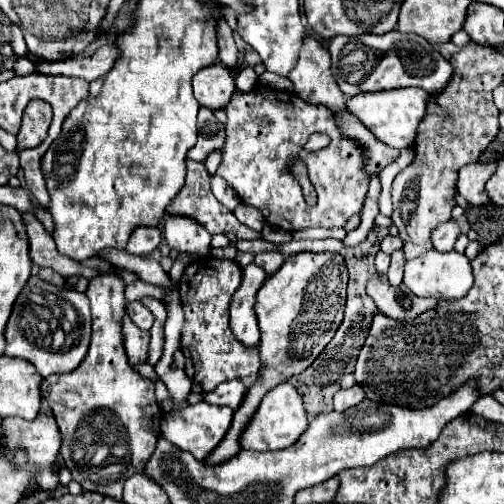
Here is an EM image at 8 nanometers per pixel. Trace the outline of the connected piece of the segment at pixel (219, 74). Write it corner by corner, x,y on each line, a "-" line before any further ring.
213,63
197,71
197,75
193,77
193,91
199,105
211,111
225,109
235,91
235,79
225,65

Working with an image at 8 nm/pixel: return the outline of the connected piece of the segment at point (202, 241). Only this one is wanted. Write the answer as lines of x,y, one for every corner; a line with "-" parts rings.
167,215
163,237
171,247
193,255
193,259
211,253
211,233
201,223
195,223
195,219
187,219
185,215

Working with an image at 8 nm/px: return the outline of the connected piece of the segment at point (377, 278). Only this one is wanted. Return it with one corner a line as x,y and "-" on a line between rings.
375,273
367,281
367,295
375,301
377,309
393,319
415,319
419,313
437,305
437,299
421,299
411,295
407,287
391,287
385,273

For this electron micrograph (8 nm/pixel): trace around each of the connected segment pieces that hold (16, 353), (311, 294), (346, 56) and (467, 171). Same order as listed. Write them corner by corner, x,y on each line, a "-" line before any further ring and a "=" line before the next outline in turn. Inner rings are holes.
31,277
19,293
13,305
13,313
7,321
5,355
31,361
41,377
73,371
75,367
79,367
89,347
89,317
91,309
85,293
79,293
75,289
59,289
39,277
=
295,253
287,255
285,263
275,275
269,275
263,287
257,291
257,319
261,327
261,371
257,383
253,383
241,403
241,407
233,415
233,423
223,437
223,443
205,459
205,463
217,465
231,455
239,453
239,435
255,413
255,407
263,399
263,395
275,385
299,375
307,369
315,357
325,349
325,345
333,339
337,327
343,319
345,309
345,289
347,289
347,267
345,259
339,253
=
397,29
385,35
363,33
359,37
333,37
329,53
333,59
333,77
347,97
363,91
383,91
393,87
419,87
427,93
437,93
447,85
453,71
451,63
423,37
413,33
405,35
-
389,49
395,49
395,55
=
469,163
459,169
459,181
457,191
461,197
465,197
471,205
487,205
489,197
485,191
485,181
489,175
493,175
495,163

